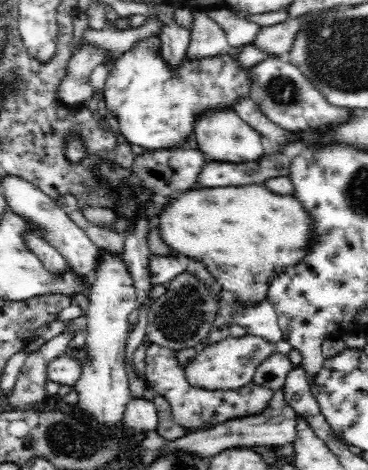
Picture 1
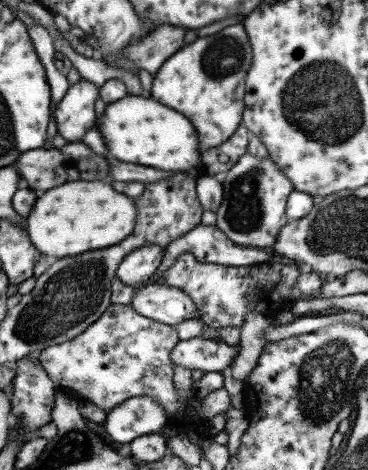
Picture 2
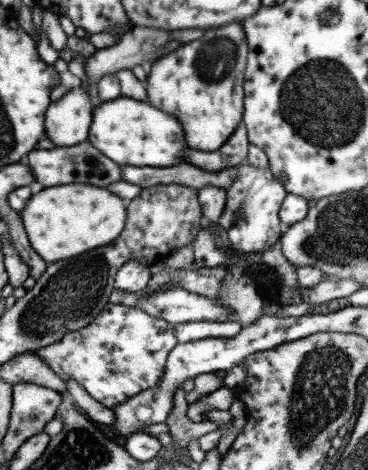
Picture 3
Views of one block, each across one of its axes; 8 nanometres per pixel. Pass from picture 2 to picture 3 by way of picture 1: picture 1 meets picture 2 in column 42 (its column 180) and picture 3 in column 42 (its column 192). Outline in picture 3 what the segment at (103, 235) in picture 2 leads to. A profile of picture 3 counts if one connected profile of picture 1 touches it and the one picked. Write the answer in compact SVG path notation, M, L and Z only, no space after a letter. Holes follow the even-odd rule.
M89 184L45 188L27 200L19 216L31 248L45 260L45 264L71 258L87 248L109 244L123 232L127 220L123 200L109 194L105 188L93 188Z

